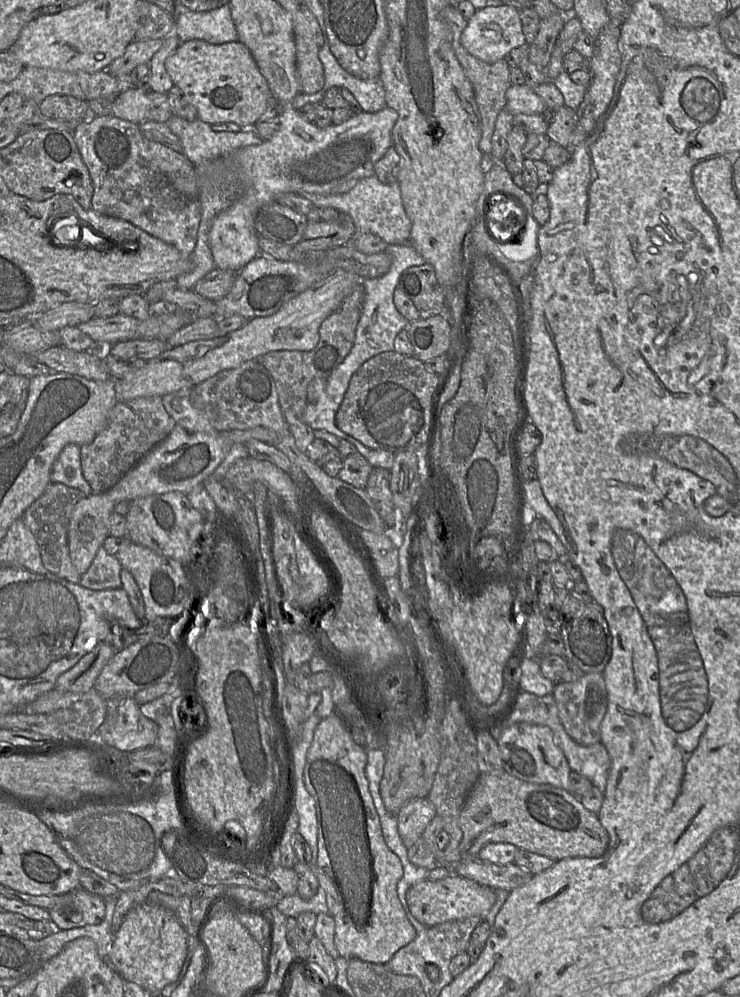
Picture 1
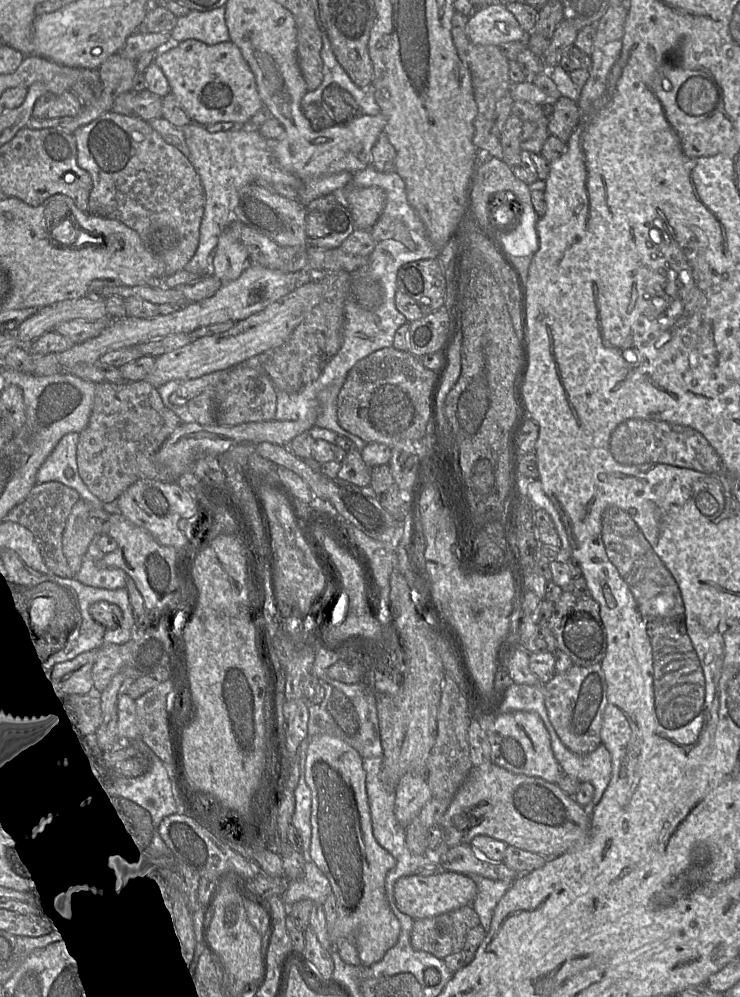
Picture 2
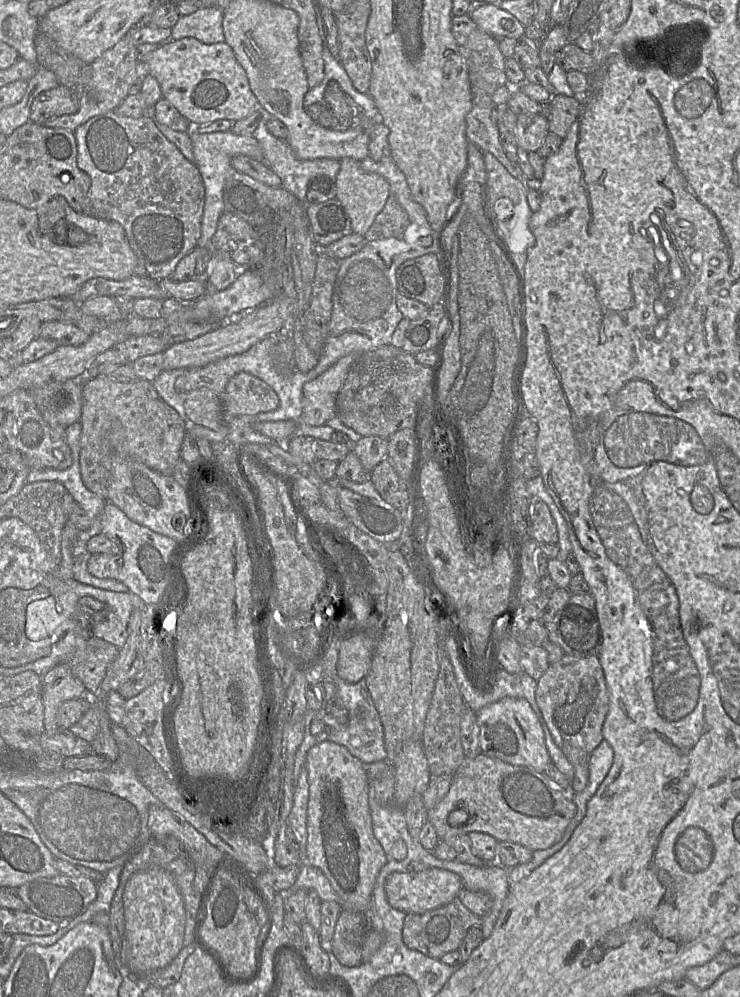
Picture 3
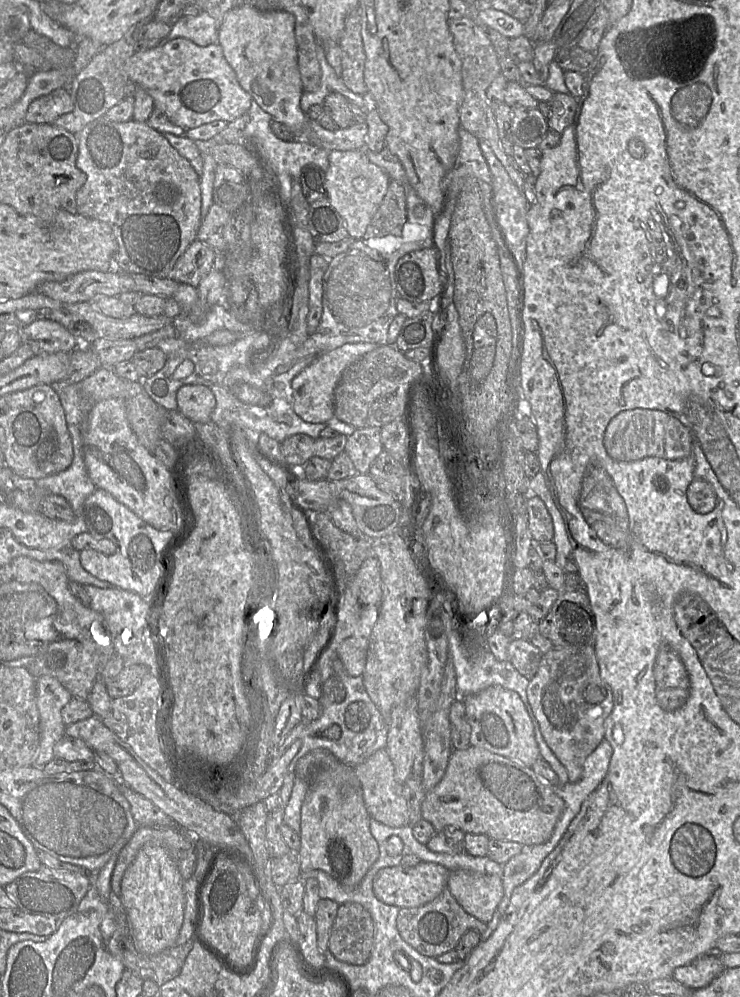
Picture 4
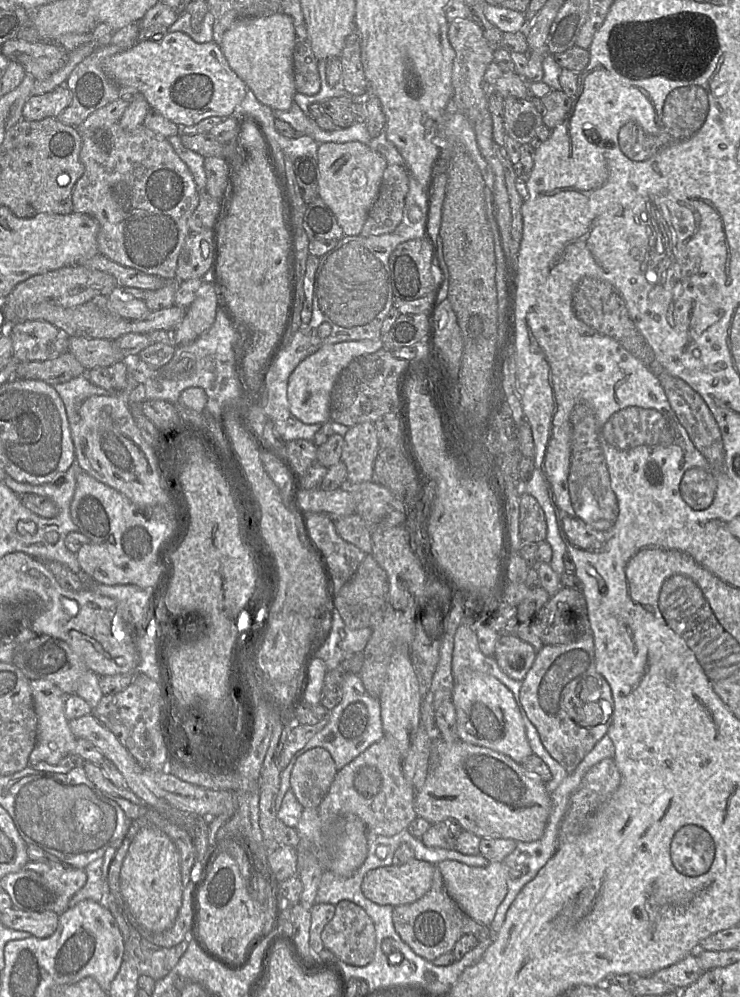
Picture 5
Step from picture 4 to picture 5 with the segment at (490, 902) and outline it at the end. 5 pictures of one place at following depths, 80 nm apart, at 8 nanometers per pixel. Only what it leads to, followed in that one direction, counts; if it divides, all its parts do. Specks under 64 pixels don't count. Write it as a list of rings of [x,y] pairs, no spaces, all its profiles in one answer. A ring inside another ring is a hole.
[[[454,860],[441,861],[436,867],[441,873],[447,893],[461,910],[475,921],[490,925],[497,907],[507,893],[507,867],[502,862],[489,862],[485,866],[473,867]]]

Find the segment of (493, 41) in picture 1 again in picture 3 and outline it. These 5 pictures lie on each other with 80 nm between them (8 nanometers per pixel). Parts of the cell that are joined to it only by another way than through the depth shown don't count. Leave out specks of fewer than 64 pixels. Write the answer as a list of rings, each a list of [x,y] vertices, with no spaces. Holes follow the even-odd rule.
[[[497,3],[473,7],[469,16],[482,31],[494,38],[507,37],[516,40],[524,38],[524,25]]]

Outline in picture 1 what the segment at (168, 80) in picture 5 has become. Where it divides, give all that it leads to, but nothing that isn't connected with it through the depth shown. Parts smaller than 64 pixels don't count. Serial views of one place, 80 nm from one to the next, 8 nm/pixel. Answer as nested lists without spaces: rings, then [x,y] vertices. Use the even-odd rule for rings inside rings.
[[[201,39],[181,42],[165,60],[165,68],[174,85],[184,92],[188,101],[196,108],[197,118],[210,125],[232,122],[242,129],[253,129],[273,98],[250,50],[238,40],[223,44],[211,44]]]

